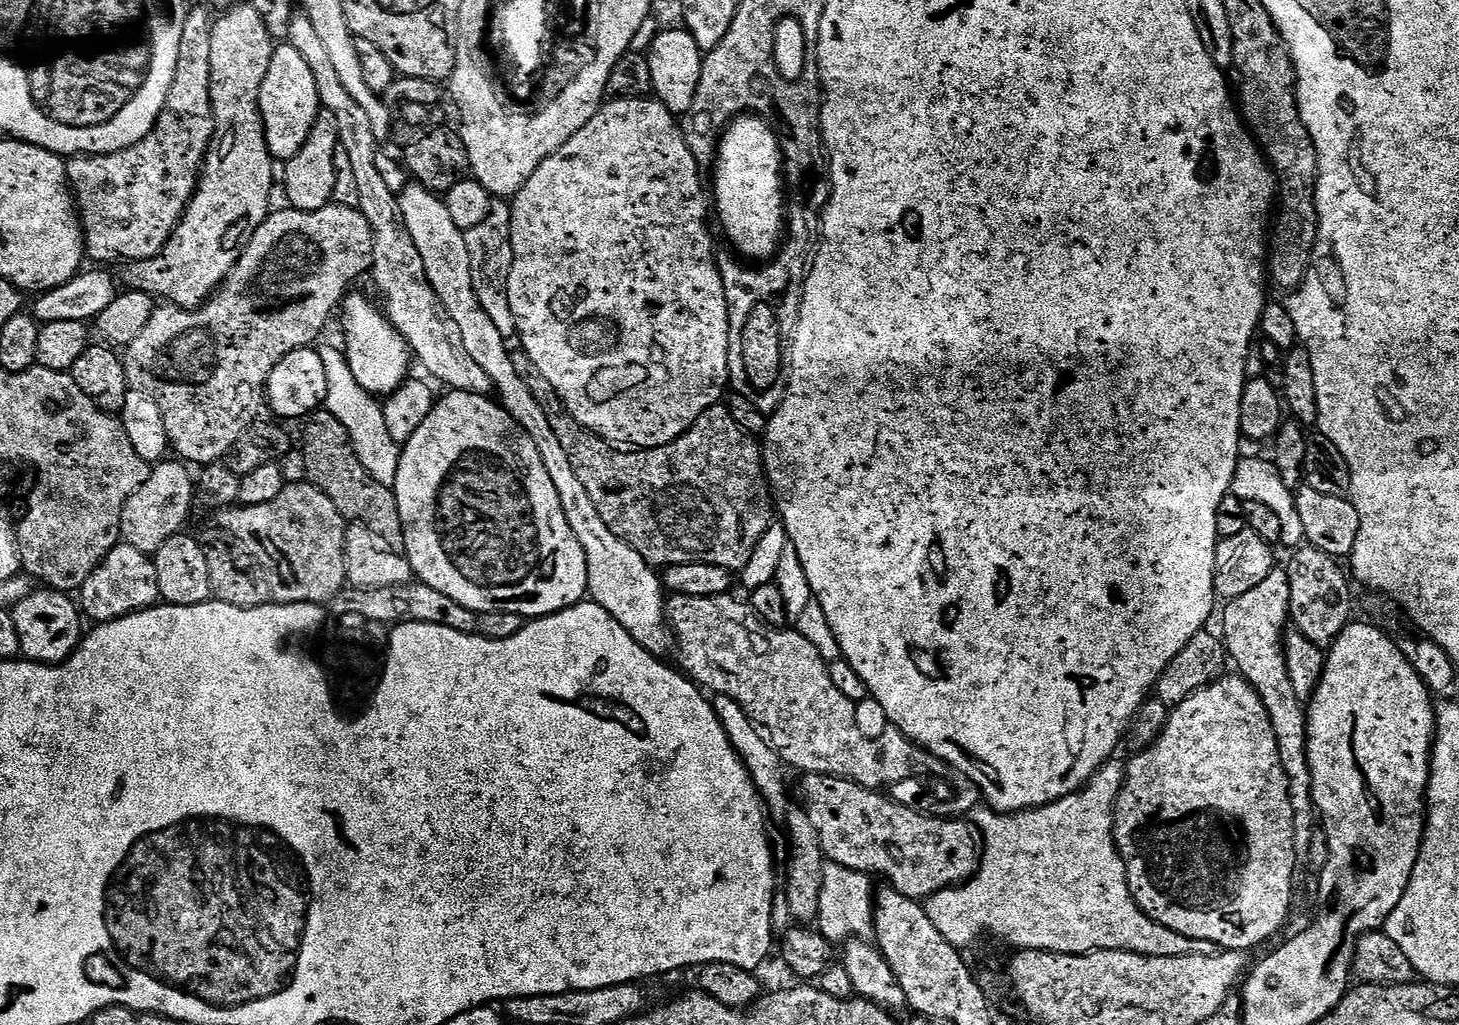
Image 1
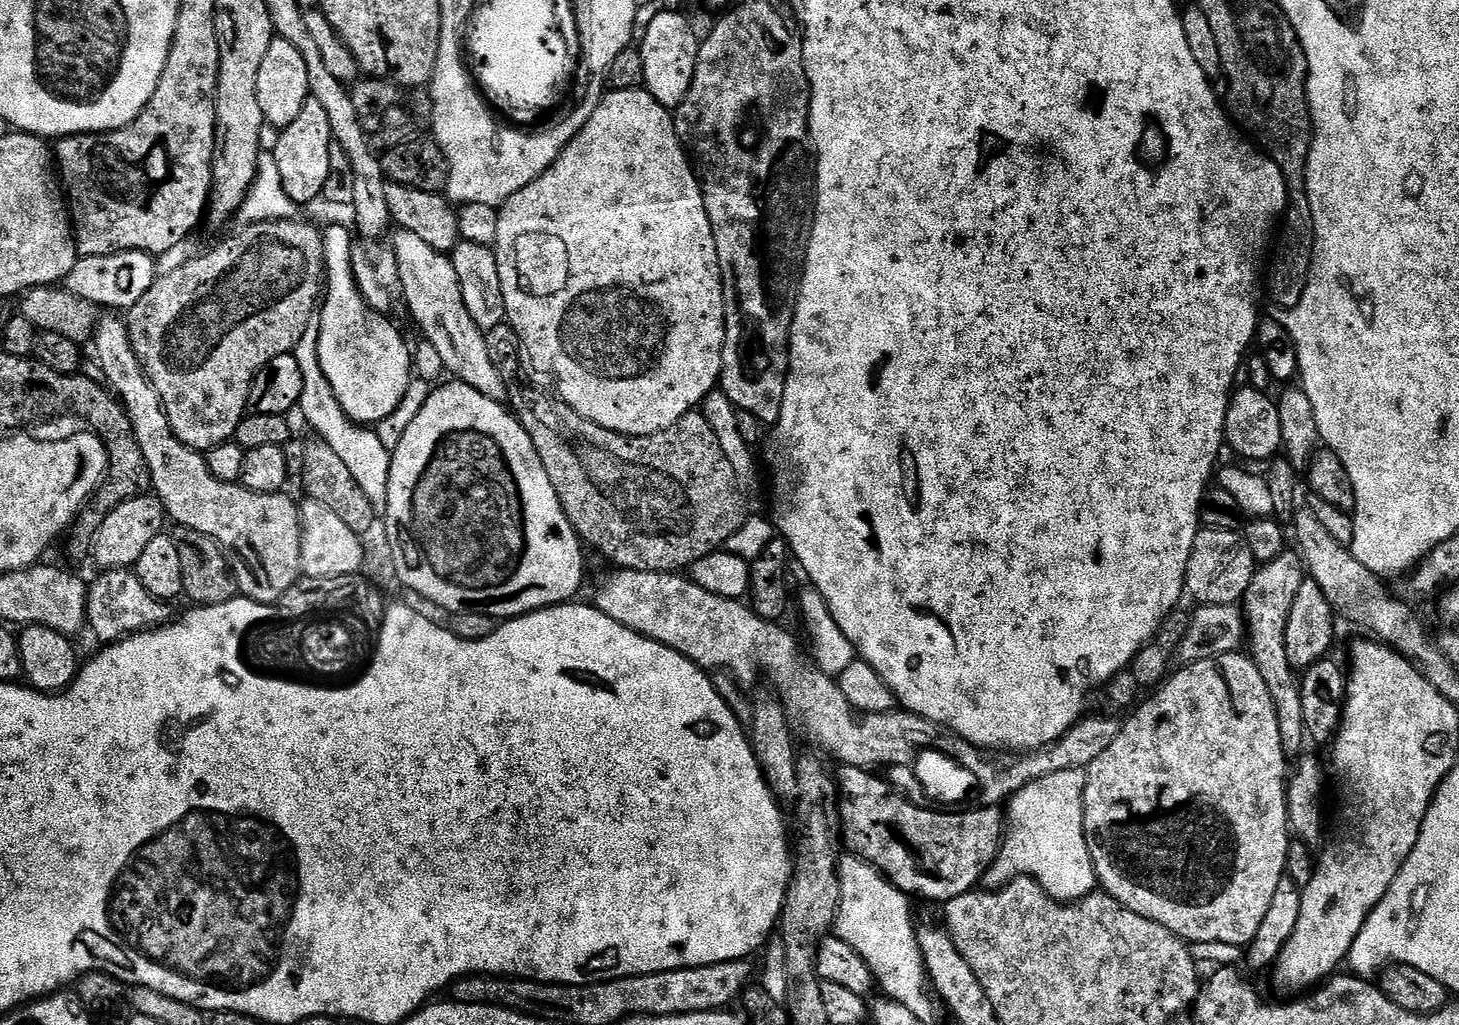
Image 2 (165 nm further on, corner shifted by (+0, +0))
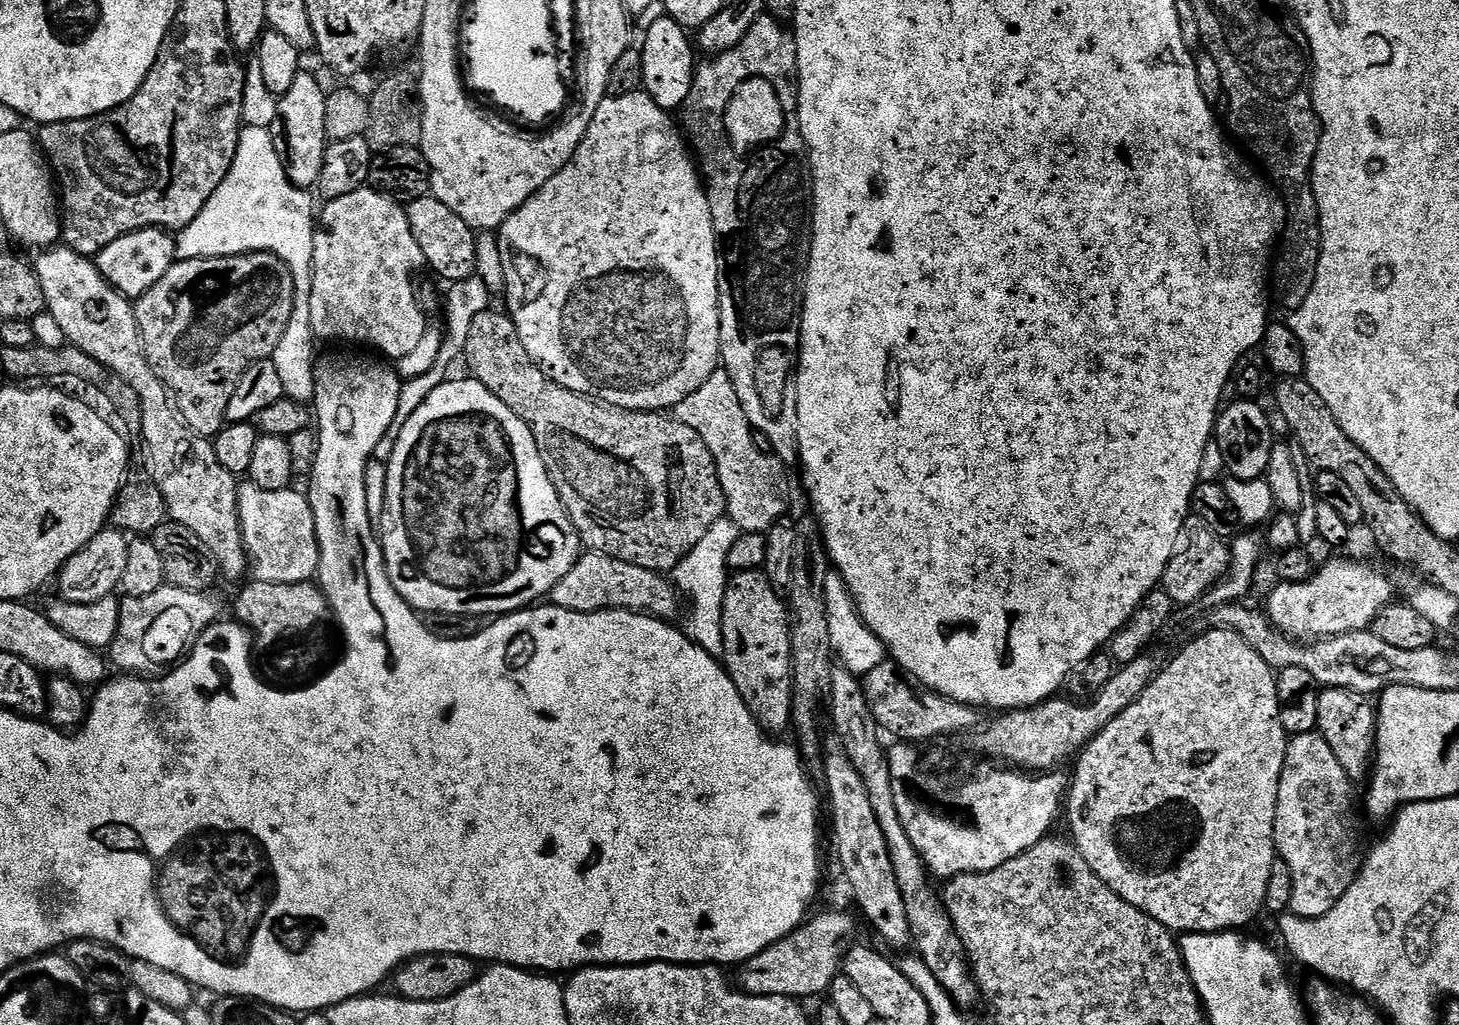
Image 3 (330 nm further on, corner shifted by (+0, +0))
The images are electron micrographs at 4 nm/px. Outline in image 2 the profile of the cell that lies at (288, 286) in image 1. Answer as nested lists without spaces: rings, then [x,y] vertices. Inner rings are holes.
[[[296,218],[267,220],[261,224],[247,225],[243,229],[245,232],[240,237],[232,236],[229,240],[222,241],[217,248],[212,248],[209,252],[201,251],[199,255],[187,260],[182,266],[157,275],[150,290],[146,290],[146,294],[142,294],[142,298],[138,298],[138,302],[133,308],[127,309],[126,323],[130,342],[134,346],[134,354],[138,354],[138,362],[144,367],[148,381],[160,395],[164,412],[167,414],[169,422],[172,423],[172,433],[186,446],[195,448],[201,454],[207,453],[208,449],[219,444],[227,444],[235,437],[237,426],[248,412],[250,386],[254,382],[257,372],[261,372],[270,362],[274,362],[274,358],[295,353],[302,334],[306,334],[306,326],[310,326],[310,318],[317,315],[318,305],[322,300],[322,289],[326,284],[324,237],[319,227],[316,229],[312,224],[299,224],[298,221],[299,219]]]

